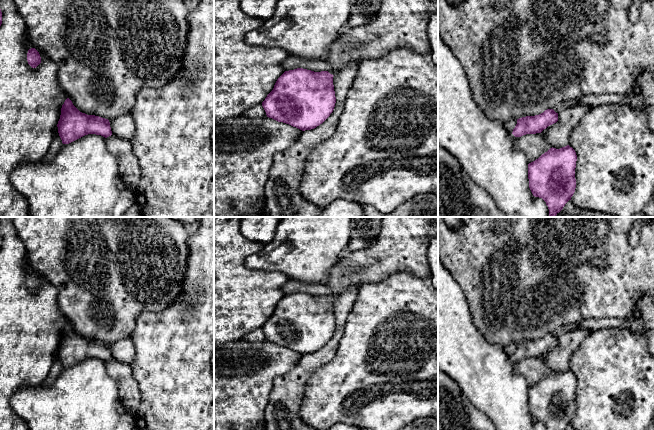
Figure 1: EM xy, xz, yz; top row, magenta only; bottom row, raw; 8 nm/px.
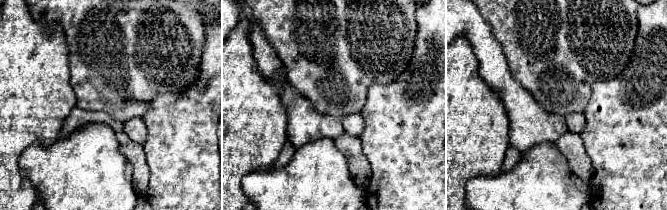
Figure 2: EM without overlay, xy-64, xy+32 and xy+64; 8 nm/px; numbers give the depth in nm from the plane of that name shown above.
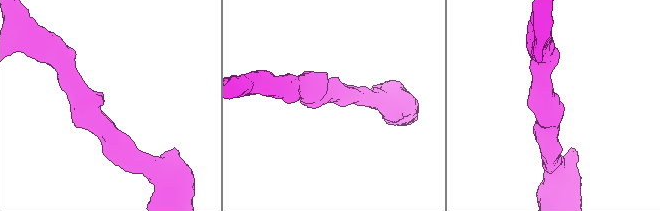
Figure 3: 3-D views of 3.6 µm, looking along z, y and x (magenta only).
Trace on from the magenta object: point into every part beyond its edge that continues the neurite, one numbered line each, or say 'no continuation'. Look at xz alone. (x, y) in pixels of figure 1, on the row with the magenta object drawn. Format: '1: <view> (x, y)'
no continuation

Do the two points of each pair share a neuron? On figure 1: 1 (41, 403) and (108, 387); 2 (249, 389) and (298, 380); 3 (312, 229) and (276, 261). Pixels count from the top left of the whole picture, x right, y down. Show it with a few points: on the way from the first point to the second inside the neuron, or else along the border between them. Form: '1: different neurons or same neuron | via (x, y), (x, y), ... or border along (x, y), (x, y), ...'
1: same neuron | via (58, 403), (82, 403), (91, 395)
2: different neurons | border along (290, 370), (274, 380), (269, 400), (265, 407)
3: same neuron | via (303, 238), (289, 252), (285, 253)

